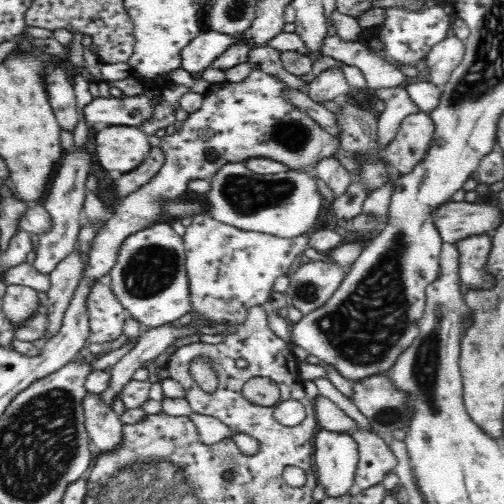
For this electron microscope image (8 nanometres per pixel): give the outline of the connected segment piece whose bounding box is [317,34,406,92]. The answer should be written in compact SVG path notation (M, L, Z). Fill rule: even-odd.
M338 34L323 36L317 54L330 56L347 66L358 68L365 78L367 89L372 92L394 89L406 77L396 65L374 54L360 40L344 40Z

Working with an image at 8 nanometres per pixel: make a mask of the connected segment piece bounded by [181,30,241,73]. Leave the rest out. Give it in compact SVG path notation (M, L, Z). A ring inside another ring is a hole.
M213 30L209 33L202 31L181 52L181 68L189 73L204 71L205 68L230 47L241 34L226 36Z

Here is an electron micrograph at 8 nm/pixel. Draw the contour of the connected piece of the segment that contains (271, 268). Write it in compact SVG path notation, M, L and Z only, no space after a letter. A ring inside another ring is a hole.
M204 214L195 216L186 223L183 239L186 270L192 291L190 312L201 314L201 319L193 326L218 324L222 320L239 325L245 319L247 309L271 300L271 288L276 278L286 275L292 262L310 248L310 239L305 234L281 238L262 232L241 230Z

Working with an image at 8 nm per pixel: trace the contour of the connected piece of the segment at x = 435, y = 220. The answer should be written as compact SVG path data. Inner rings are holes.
M448 200L432 212L432 225L444 243L455 243L466 236L486 234L498 228L500 215L491 203Z

